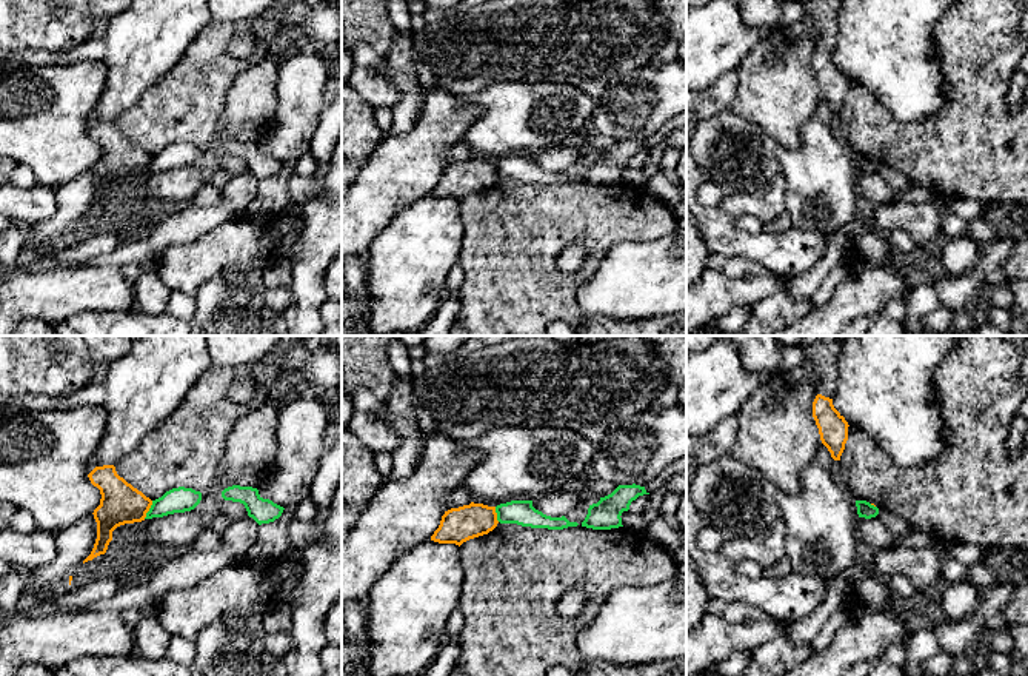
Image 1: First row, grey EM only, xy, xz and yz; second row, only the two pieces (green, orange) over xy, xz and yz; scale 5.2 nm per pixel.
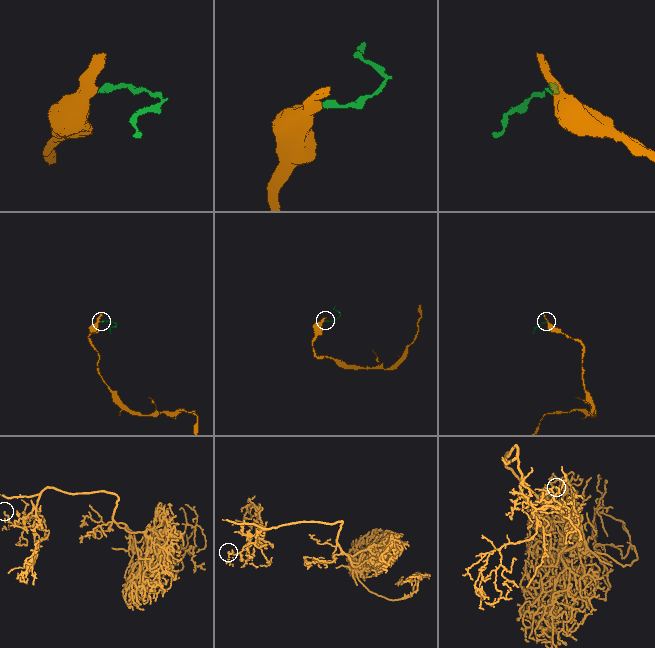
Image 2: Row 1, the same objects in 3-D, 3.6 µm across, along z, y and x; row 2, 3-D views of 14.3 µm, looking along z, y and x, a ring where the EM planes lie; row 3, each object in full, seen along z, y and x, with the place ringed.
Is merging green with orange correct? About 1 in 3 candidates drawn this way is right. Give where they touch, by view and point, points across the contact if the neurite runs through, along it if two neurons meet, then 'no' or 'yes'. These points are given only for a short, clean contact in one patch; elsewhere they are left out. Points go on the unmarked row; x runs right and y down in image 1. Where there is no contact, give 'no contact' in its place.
meets green in xy at (150, 165); border along xy (153, 156), (143, 173); no

